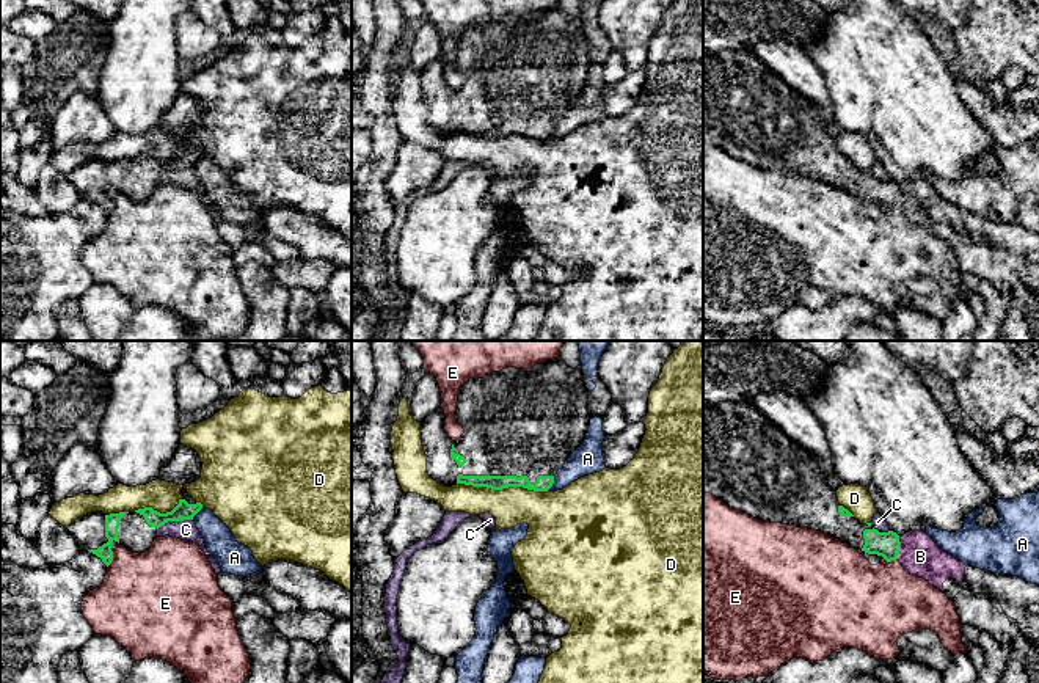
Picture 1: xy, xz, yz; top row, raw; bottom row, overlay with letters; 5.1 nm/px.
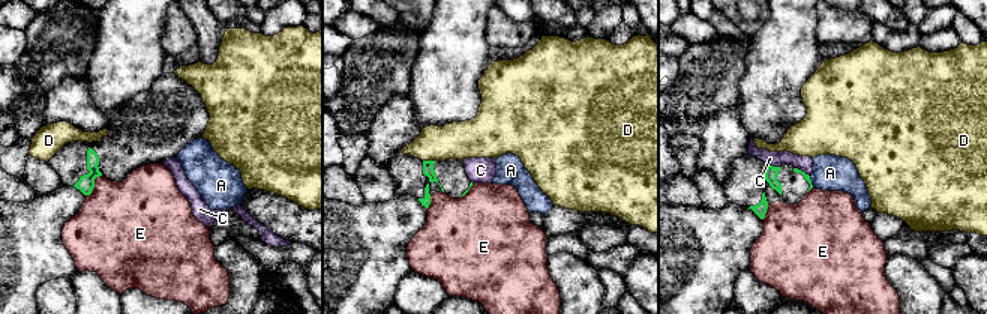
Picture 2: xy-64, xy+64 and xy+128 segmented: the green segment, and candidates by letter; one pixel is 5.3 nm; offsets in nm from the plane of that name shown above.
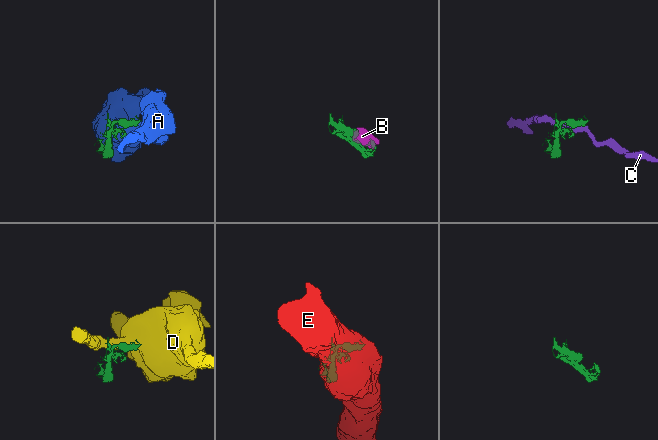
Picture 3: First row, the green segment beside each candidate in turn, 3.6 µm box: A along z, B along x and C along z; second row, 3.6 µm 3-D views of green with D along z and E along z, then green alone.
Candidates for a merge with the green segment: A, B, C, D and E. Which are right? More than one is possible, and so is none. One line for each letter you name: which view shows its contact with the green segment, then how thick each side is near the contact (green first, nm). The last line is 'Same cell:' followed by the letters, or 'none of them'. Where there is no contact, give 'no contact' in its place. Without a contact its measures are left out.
B: contact in yz; calibres 130 and 200 nm
Same cell: B

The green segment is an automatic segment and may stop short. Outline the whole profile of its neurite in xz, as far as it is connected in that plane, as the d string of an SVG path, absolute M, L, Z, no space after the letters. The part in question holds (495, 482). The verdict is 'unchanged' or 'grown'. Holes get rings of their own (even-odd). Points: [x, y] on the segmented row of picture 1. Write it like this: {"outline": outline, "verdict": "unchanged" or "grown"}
{"outline": "M562 356L530 369L505 367L483 378L469 378L460 389L455 410L455 419L465 429L458 440L452 441L446 433L441 407L421 424L428 476L444 487L465 484L548 491L590 427L589 393L582 380L582 364L571 369Z", "verdict": "grown"}

